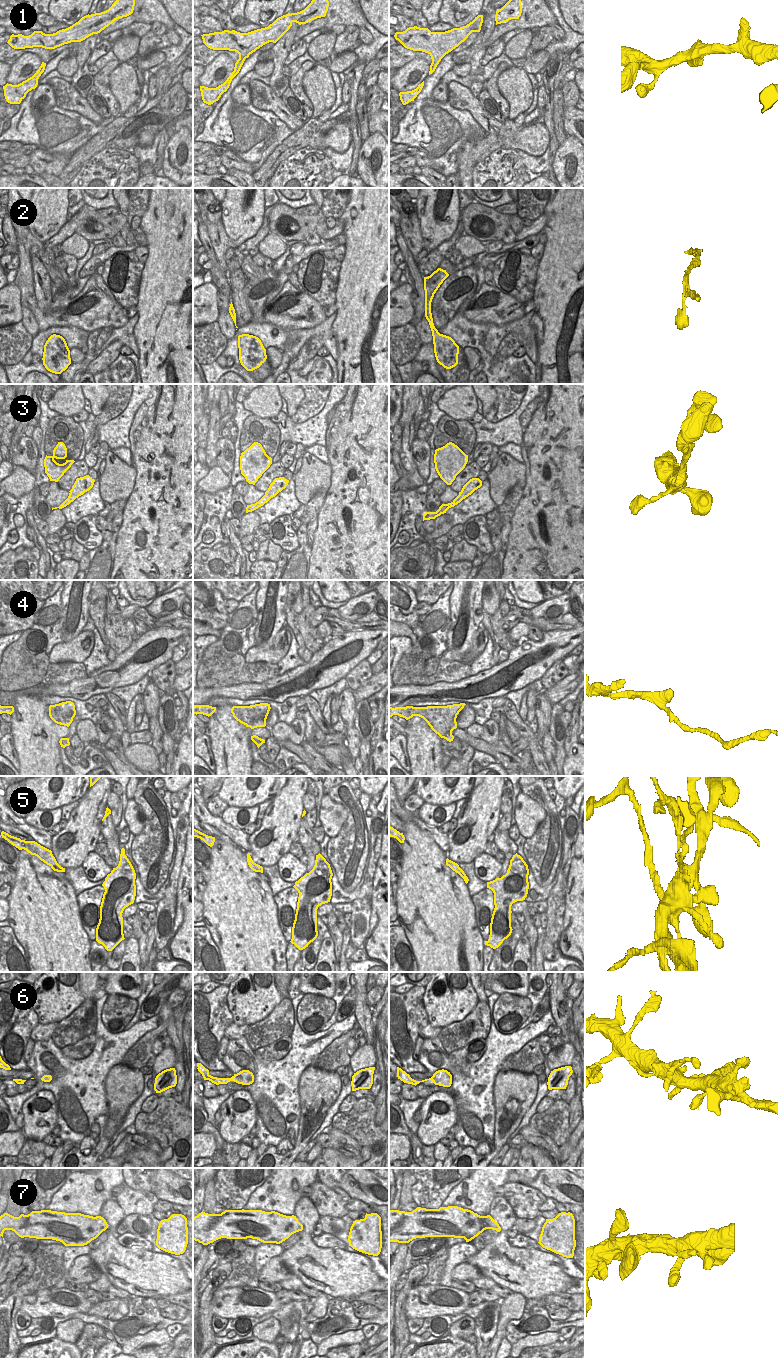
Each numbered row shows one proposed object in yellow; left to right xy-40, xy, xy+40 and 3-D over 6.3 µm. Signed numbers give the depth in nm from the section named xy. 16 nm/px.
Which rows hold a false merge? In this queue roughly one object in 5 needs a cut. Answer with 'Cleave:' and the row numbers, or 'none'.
Cleave: 4, 5

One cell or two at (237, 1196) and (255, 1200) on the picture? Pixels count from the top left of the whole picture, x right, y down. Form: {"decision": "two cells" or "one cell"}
{"decision": "two cells"}

